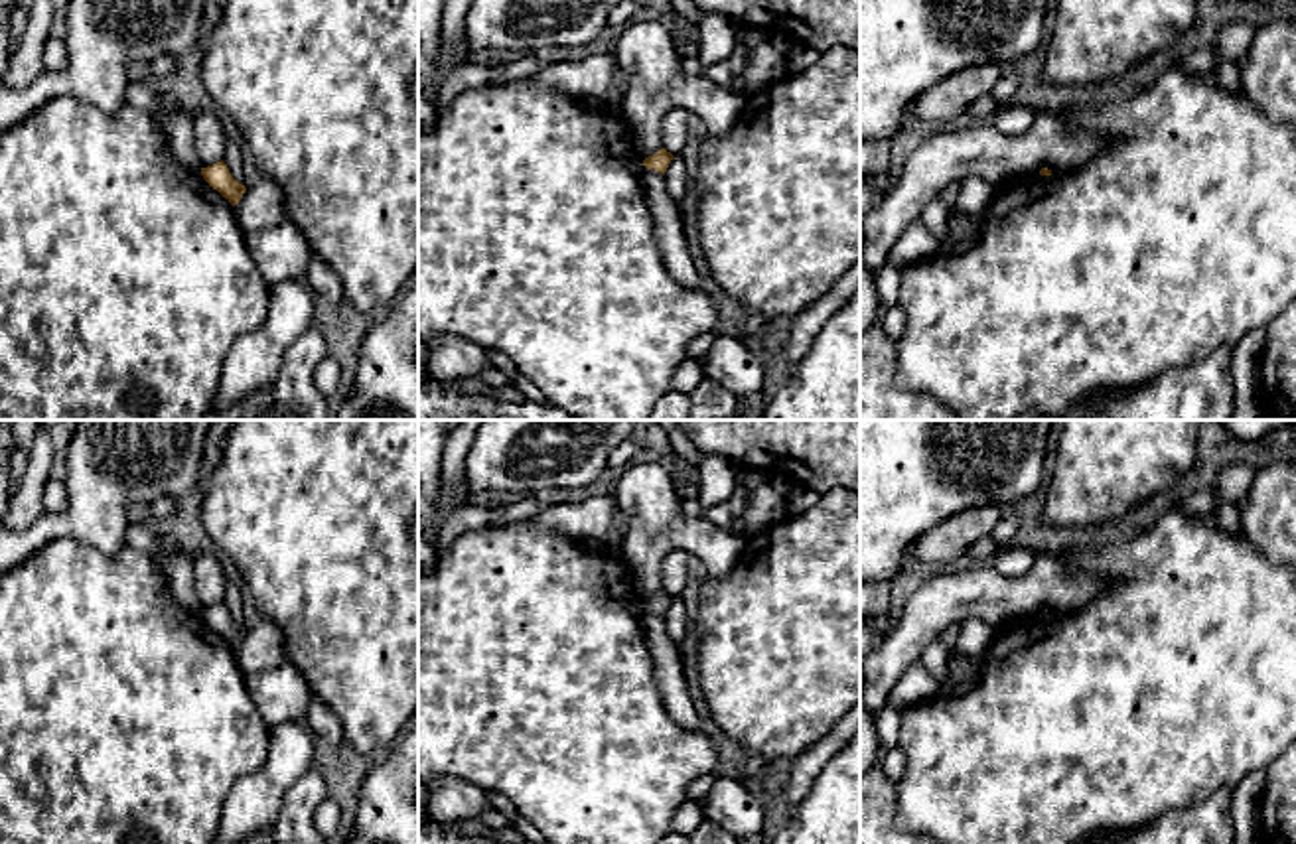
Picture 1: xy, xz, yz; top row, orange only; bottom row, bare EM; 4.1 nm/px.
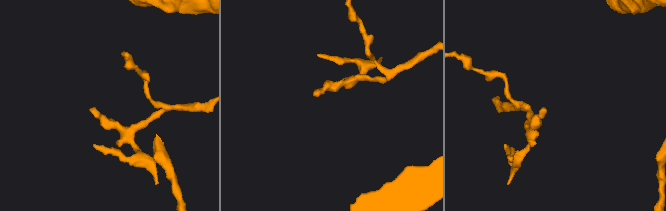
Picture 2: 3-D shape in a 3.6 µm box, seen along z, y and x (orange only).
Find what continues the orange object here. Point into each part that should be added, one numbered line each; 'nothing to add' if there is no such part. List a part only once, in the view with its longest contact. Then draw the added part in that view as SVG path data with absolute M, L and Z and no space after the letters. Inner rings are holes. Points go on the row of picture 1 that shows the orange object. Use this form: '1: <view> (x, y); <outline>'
nothing to add

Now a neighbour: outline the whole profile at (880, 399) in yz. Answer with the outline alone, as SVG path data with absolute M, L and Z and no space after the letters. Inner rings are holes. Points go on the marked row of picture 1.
M882 323L860 333L860 420L959 420L937 398L894 385L896 343Z

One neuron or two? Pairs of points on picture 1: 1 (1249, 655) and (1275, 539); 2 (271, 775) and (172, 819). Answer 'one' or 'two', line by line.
1: two
2: two

